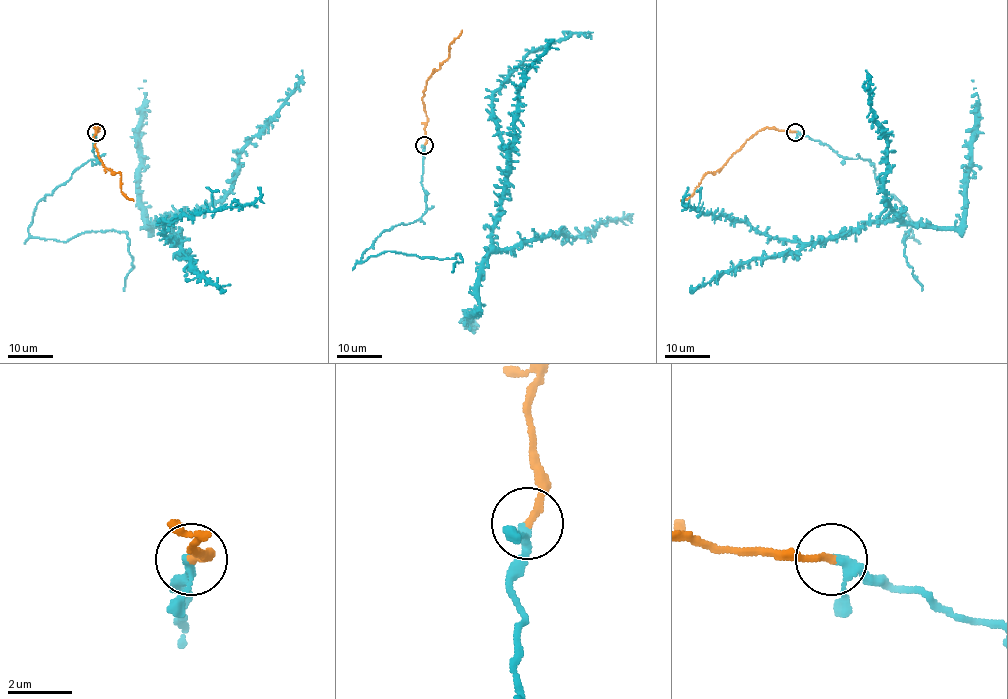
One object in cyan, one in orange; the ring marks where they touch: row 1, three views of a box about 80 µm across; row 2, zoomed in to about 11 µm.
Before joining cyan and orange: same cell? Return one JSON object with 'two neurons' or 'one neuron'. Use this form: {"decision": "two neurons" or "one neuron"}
{"decision": "one neuron"}

